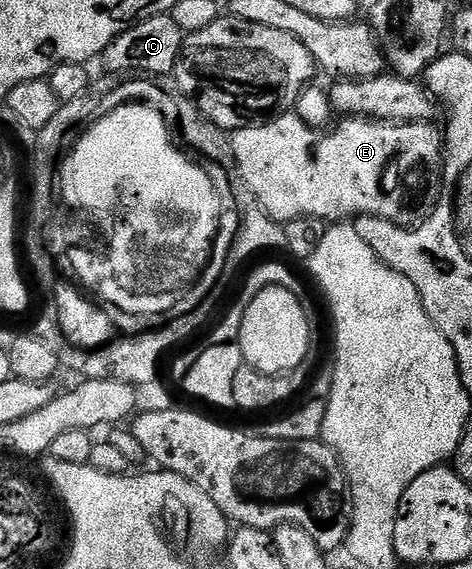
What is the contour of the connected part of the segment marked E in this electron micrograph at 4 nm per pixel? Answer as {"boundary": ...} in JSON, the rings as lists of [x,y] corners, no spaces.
{"boundary":[[[283,114],[265,124],[237,129],[230,136],[230,145],[236,154],[237,175],[250,191],[247,193],[279,222],[302,216],[327,222],[378,216],[393,224],[413,225],[408,176],[412,170],[439,163],[444,152],[443,133],[430,122],[396,124],[365,118],[342,118],[337,122],[338,129],[330,132],[309,128],[300,117]]]}

